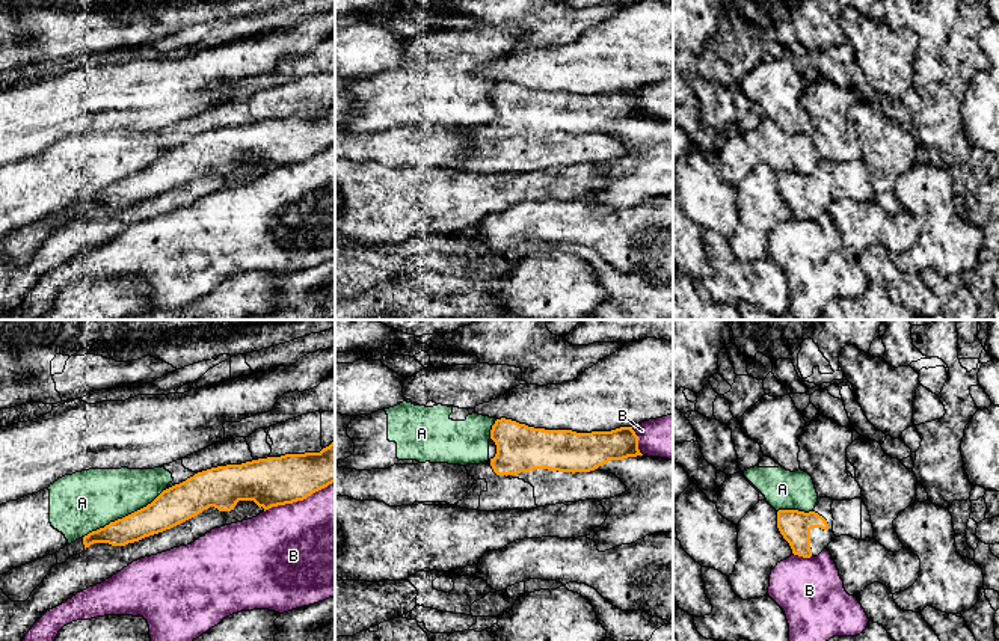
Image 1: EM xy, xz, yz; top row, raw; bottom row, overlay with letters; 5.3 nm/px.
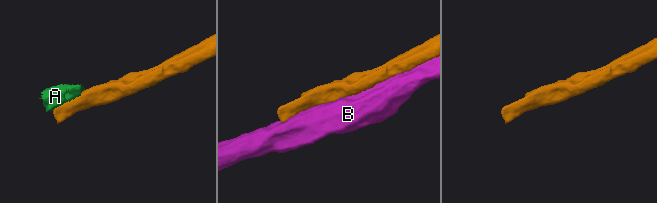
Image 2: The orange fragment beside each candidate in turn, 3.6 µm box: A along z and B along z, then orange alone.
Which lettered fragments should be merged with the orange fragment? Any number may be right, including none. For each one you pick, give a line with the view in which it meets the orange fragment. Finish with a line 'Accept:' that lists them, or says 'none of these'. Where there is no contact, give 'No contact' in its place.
Accept: none of these

